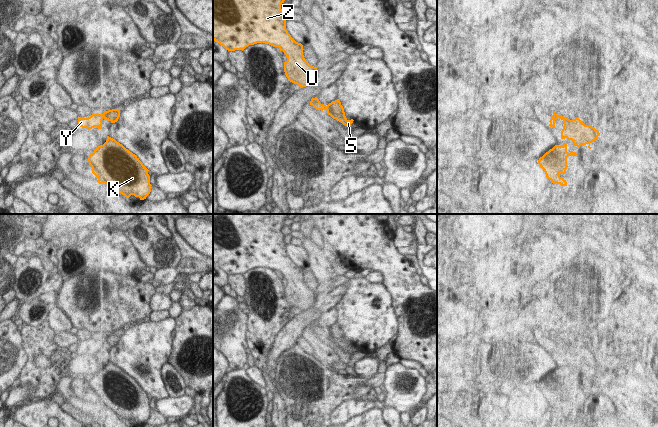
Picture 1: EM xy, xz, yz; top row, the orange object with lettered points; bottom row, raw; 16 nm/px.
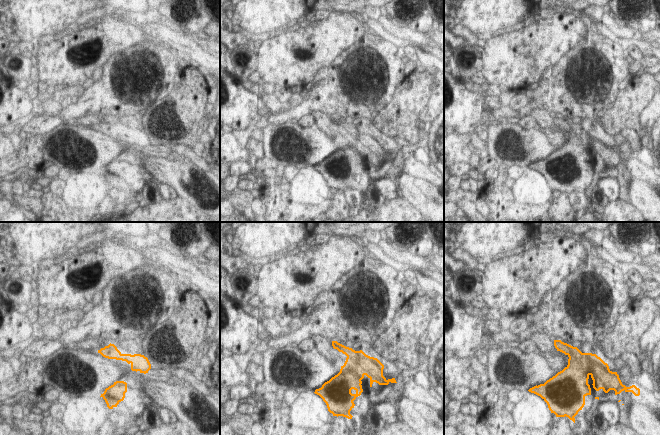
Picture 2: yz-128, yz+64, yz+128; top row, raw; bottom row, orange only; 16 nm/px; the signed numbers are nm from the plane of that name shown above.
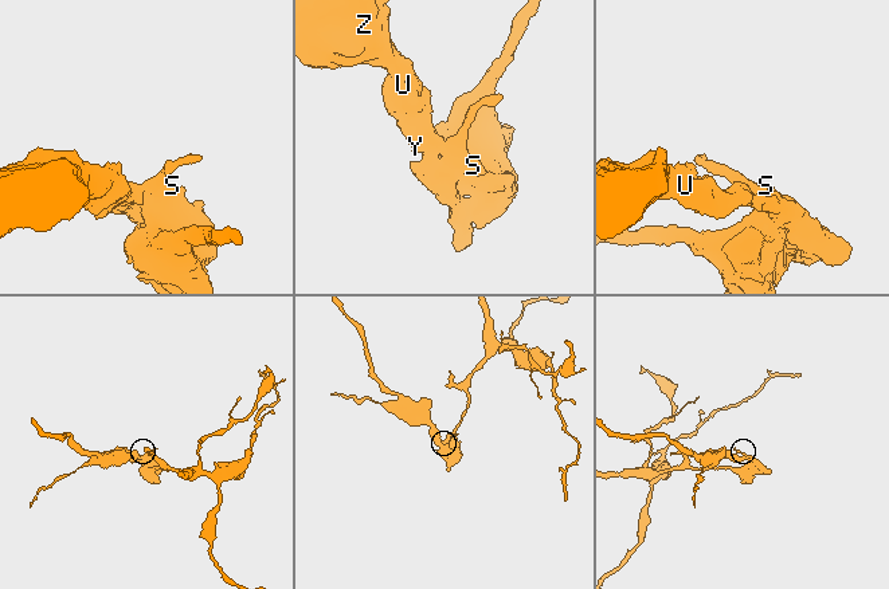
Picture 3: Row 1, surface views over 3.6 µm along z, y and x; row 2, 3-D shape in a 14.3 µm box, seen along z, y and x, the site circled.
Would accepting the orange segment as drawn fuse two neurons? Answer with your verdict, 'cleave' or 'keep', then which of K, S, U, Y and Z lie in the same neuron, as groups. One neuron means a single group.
cleave; K S / U Y Z

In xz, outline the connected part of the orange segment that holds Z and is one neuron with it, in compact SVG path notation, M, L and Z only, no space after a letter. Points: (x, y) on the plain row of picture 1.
M213 214L213 264L228 275L244 274L249 269L257 267L278 271L287 281L284 286L284 296L288 304L300 312L312 309L317 291L310 289L303 279L303 269L296 266L286 253L286 244L281 229L288 214Z

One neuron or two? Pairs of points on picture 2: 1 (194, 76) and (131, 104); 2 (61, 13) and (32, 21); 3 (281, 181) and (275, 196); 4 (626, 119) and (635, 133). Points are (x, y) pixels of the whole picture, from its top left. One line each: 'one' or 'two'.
1: two
2: one
3: one
4: one

